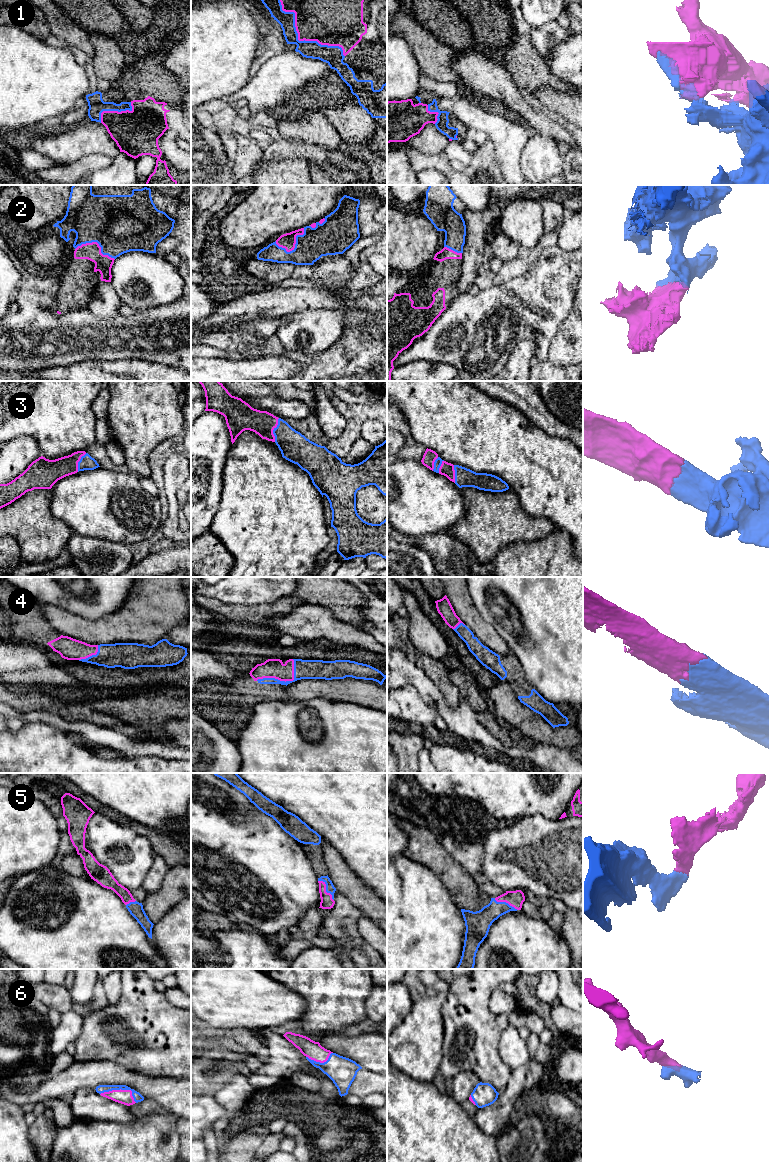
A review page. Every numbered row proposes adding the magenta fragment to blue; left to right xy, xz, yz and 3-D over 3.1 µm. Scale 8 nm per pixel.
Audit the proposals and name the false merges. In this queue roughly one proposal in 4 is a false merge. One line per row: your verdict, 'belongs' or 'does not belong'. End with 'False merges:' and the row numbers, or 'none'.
1: belongs
2: belongs
3: belongs
4: belongs
5: belongs
6: belongs
False merges: none

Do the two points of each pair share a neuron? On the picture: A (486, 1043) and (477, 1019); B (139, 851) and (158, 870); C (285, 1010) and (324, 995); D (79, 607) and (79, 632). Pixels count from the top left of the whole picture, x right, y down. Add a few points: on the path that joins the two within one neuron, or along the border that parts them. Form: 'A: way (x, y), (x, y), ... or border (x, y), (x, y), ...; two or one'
A: way (480, 1037), (477, 1034), (477, 1025); one
B: border (155, 854), (152, 866), (145, 875), (142, 885); two
C: border (287, 987), (305, 1001), (305, 1012), (298, 1019); two
D: border (57, 606), (88, 619), (102, 617); two

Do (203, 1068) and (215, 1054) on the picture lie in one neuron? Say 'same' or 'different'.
same

